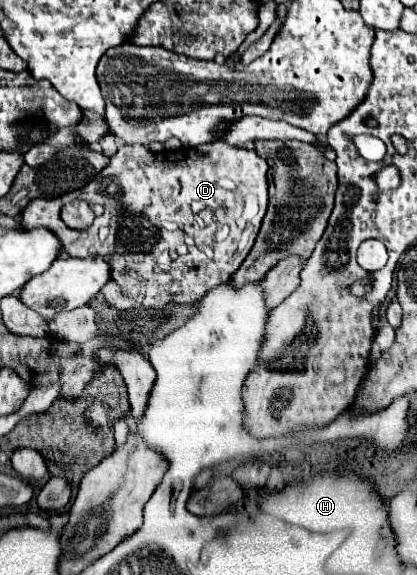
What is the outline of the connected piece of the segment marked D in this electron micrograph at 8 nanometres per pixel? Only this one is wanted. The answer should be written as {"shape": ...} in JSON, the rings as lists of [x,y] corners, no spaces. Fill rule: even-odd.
{"shape":[[[226,142],[202,144],[196,148],[182,146],[180,150],[150,152],[144,146],[118,146],[118,152],[110,158],[110,164],[88,184],[84,190],[76,190],[56,200],[30,202],[22,216],[22,226],[46,226],[62,242],[68,256],[88,258],[102,256],[112,266],[112,280],[104,286],[102,294],[106,302],[118,310],[128,308],[164,308],[168,302],[194,304],[208,290],[224,284],[240,268],[248,256],[268,204],[268,164],[248,148],[228,146]],[[72,200],[86,200],[90,204],[102,204],[104,214],[94,220],[86,230],[72,230],[60,218],[60,208]]]}

